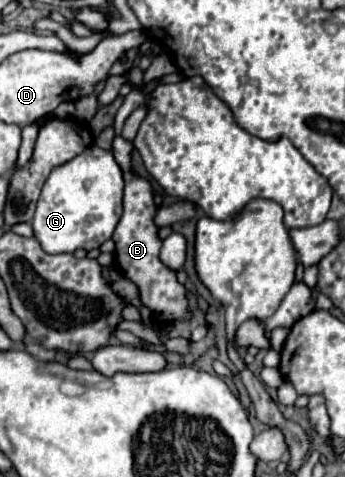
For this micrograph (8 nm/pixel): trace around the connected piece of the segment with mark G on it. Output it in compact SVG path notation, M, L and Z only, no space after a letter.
M97 145L87 147L81 155L55 167L37 201L33 225L33 237L41 243L45 253L73 253L77 249L97 249L111 239L115 225L121 219L123 207L123 171L111 151Z

